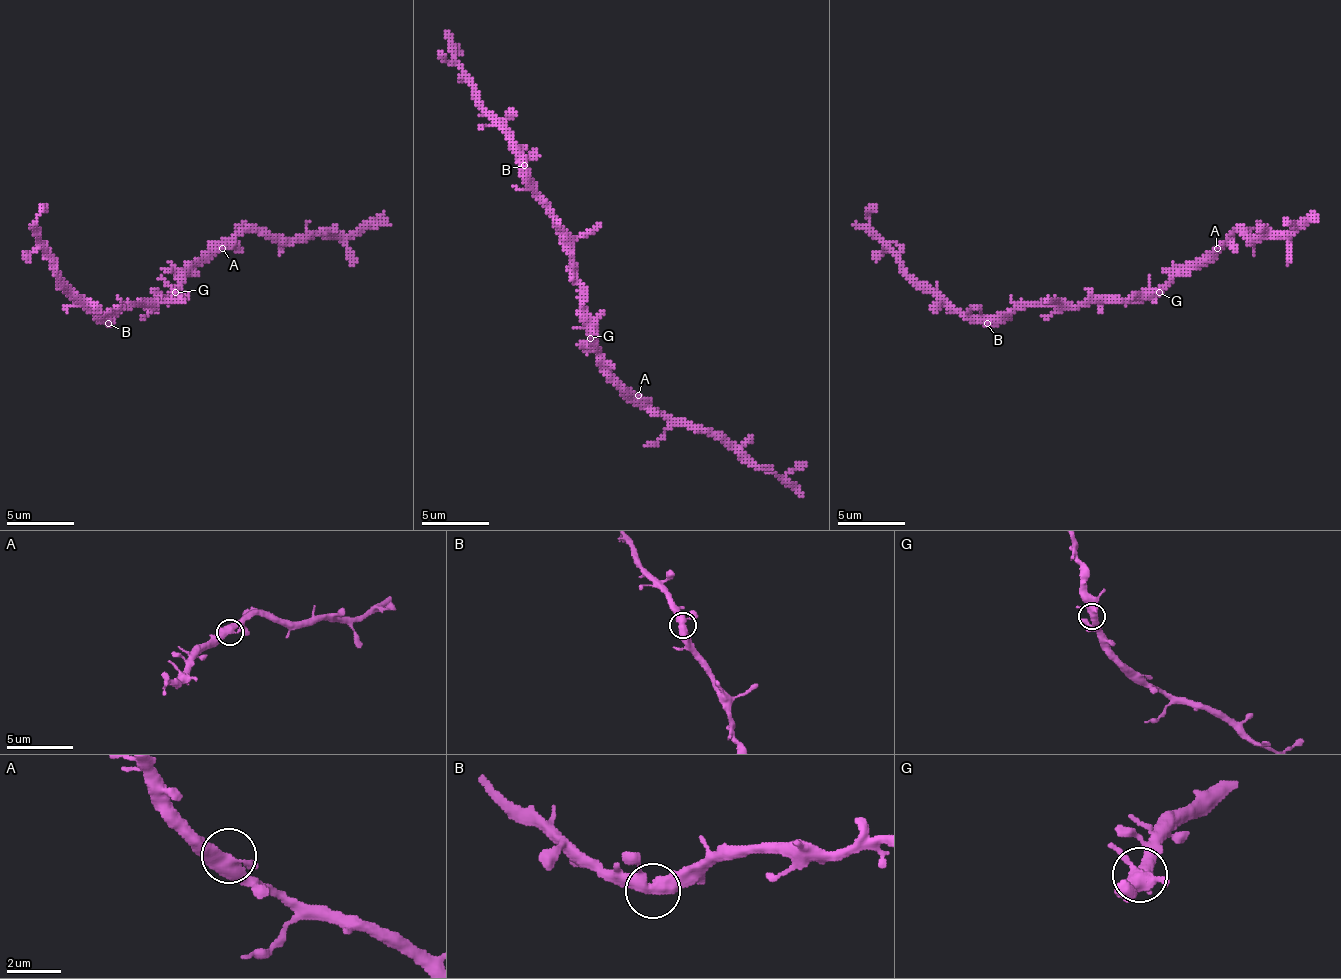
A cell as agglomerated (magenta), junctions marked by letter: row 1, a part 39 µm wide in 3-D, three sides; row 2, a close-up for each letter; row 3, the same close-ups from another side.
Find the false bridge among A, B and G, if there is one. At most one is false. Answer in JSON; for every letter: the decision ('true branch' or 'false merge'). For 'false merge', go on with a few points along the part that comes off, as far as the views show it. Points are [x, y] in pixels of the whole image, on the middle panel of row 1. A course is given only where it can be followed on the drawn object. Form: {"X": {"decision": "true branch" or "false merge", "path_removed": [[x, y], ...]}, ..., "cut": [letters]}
{"A": {"decision": "true branch"}, "B": {"decision": "true branch"}, "G": {"decision": "true branch"}, "cut": []}

